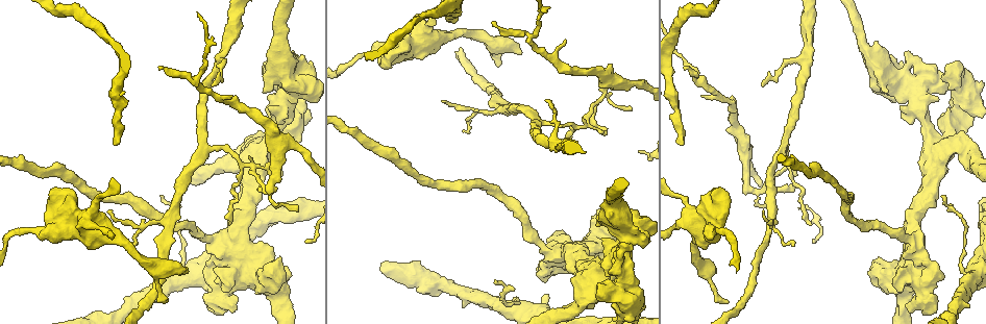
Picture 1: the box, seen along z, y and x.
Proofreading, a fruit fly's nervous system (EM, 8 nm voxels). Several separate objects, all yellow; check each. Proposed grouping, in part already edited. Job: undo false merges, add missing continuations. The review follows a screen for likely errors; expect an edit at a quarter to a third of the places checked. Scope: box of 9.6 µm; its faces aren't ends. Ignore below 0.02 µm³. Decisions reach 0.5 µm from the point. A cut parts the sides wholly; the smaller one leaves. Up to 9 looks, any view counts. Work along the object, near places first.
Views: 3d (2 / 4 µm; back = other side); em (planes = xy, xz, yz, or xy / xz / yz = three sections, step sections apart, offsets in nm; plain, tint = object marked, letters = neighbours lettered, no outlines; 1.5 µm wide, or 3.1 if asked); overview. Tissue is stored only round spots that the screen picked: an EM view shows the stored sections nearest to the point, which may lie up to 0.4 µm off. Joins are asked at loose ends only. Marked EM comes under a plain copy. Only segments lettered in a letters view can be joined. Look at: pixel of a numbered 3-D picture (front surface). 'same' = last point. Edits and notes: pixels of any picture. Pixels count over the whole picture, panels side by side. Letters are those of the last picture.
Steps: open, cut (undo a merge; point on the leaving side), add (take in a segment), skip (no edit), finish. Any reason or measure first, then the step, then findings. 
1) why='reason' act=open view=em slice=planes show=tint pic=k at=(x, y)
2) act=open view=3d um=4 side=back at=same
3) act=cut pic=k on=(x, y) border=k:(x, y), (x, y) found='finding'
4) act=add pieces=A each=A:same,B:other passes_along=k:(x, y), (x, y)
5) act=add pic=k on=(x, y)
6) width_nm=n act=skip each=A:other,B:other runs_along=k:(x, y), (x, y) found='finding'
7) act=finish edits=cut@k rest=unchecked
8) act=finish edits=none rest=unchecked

why='branch stops here' act=open view=3d um=4 pic=1 at=(187, 273)

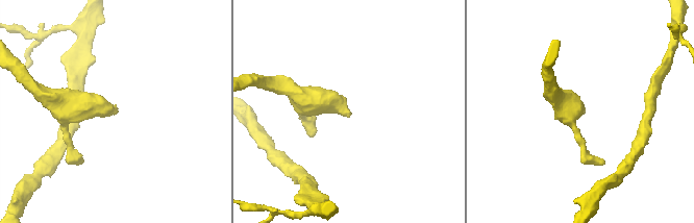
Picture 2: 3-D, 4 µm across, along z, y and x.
act=open view=em slice=planes show=letters pic=2 at=(350, 114)

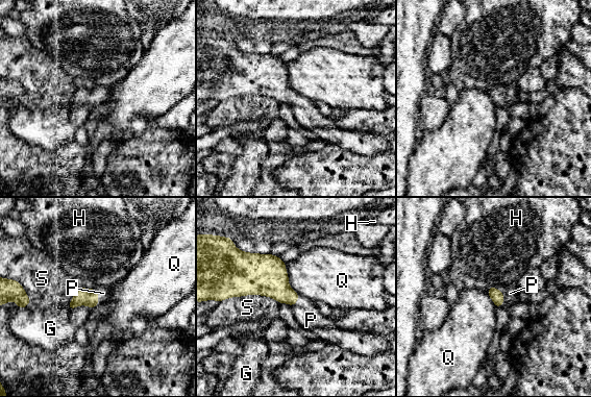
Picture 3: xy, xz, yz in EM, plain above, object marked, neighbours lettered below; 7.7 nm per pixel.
act=add pieces=P each=G:other,H:other,P:same,Q:other,S:other passes_along=3:(497, 296), (502, 295), (510, 293) found='it goes on there'

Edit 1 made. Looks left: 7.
why='redraw' act=open view=overview

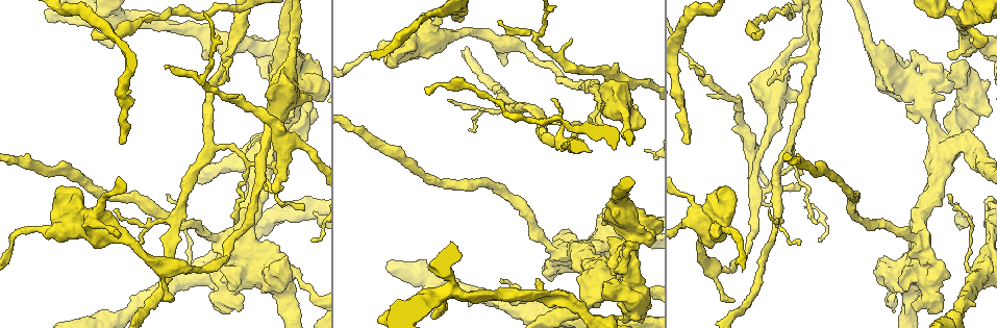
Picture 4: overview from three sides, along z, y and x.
why='a fork' act=open view=em slice=yz step=8 show=tint pic=4 at=(214, 149)

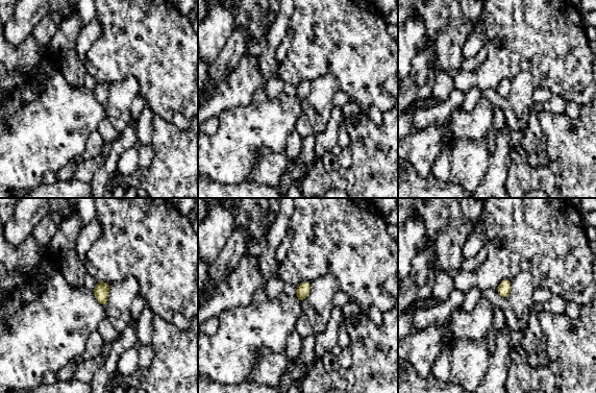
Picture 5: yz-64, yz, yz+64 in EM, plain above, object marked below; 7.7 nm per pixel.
act=open view=em slice=planes show=tint at=same

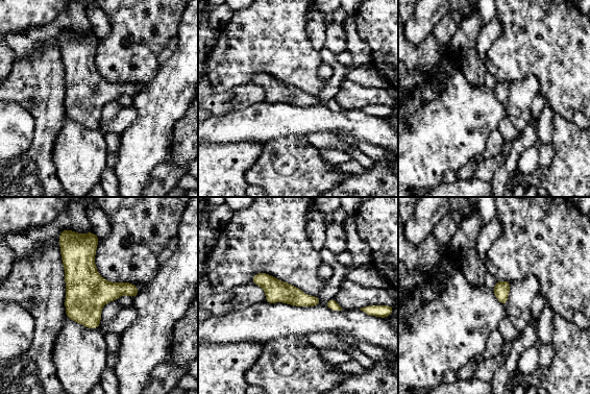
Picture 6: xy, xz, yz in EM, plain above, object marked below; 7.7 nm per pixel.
why='what lies round it' act=open view=em slice=planes show=letters at=same

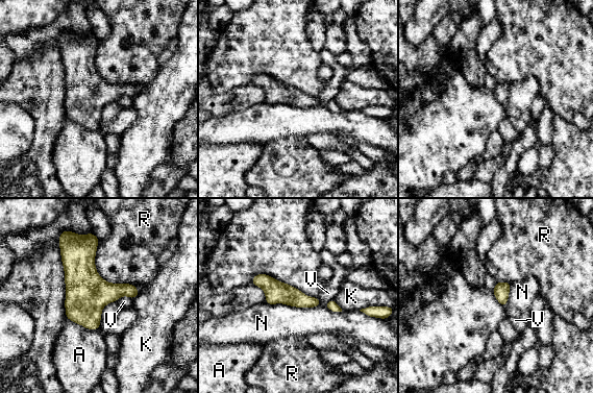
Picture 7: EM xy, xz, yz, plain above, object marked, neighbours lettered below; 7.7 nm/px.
longest_contact=R:500nm act=skip each=A:other,K:other,N:other,R:other,V:other runs_along=7:(254, 280), (316, 303) found='one neuron here'

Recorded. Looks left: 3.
why='branch stops here' act=open view=3d um=2 pic=4 at=(797, 183)

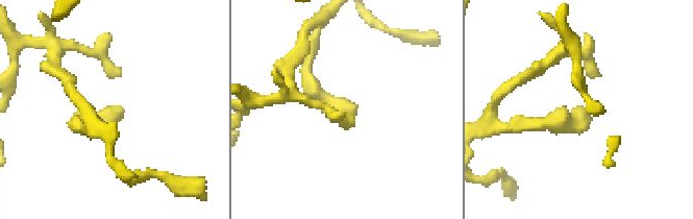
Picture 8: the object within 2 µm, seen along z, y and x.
why='now the EM' act=open view=em slice=planes show=tint pic=8 at=(354, 103)

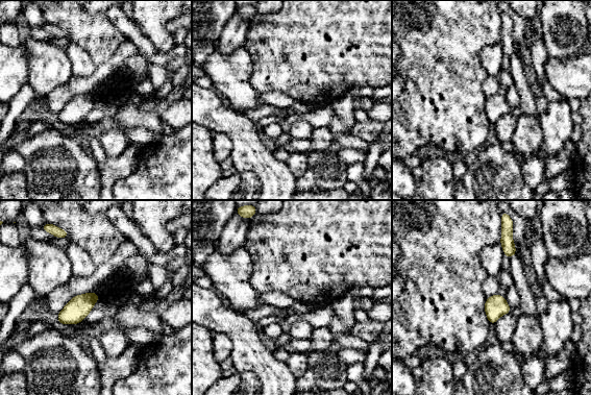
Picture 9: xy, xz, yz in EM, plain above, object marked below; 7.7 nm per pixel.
why='what lies round it' act=open view=em slice=planes show=letters at=same

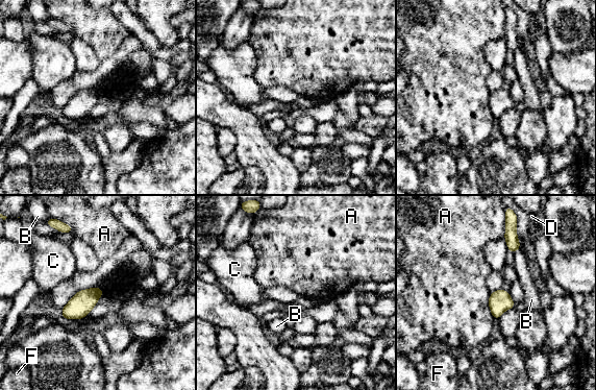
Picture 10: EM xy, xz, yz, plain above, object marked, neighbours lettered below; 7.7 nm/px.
act=skip each=A:other,B:other,C:other,D:other,F:other found='none of them fits'

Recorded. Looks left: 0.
act=finish edits=add@3 rest=unchecked

